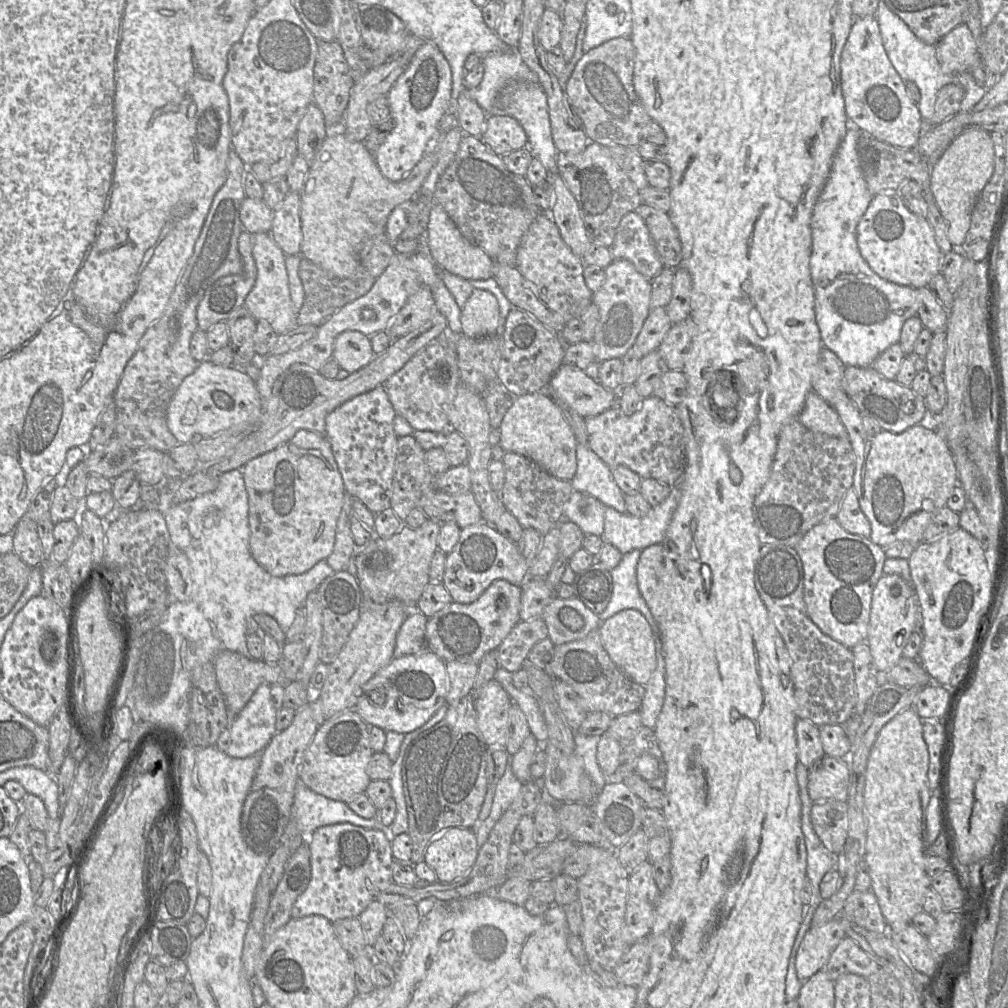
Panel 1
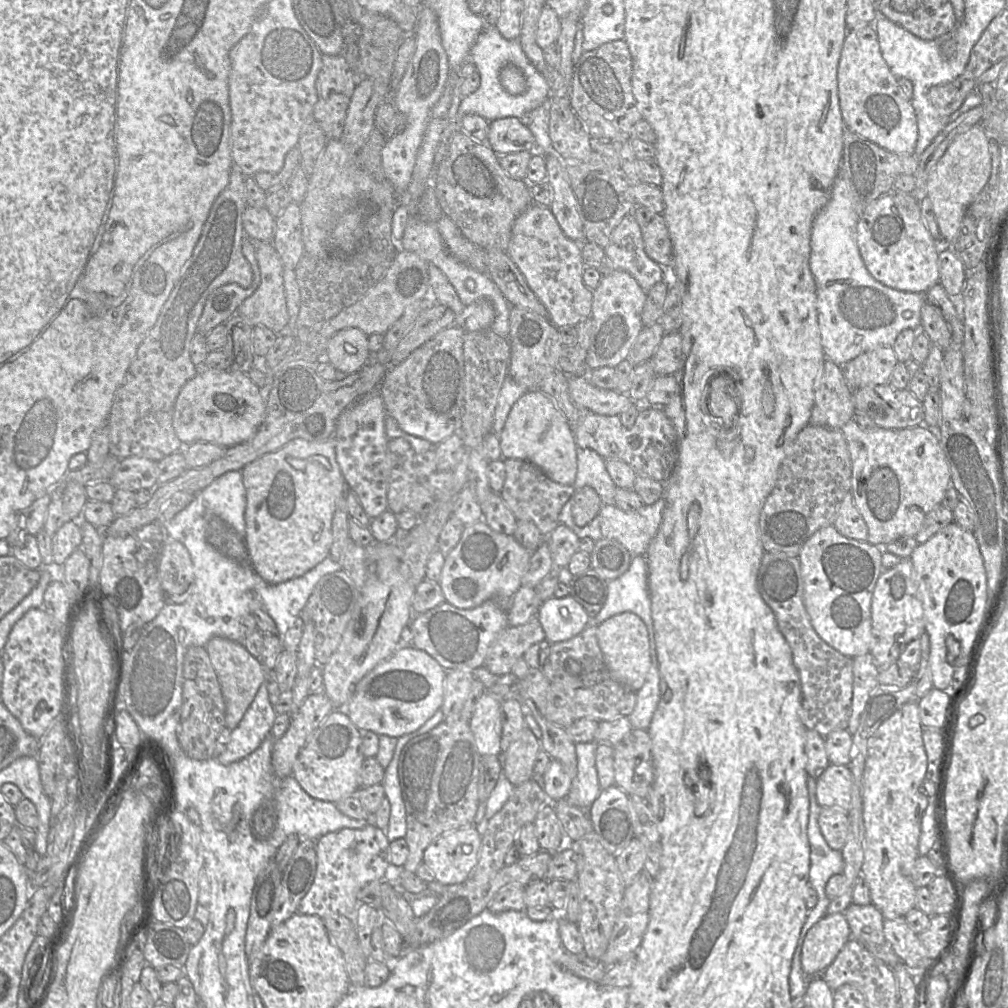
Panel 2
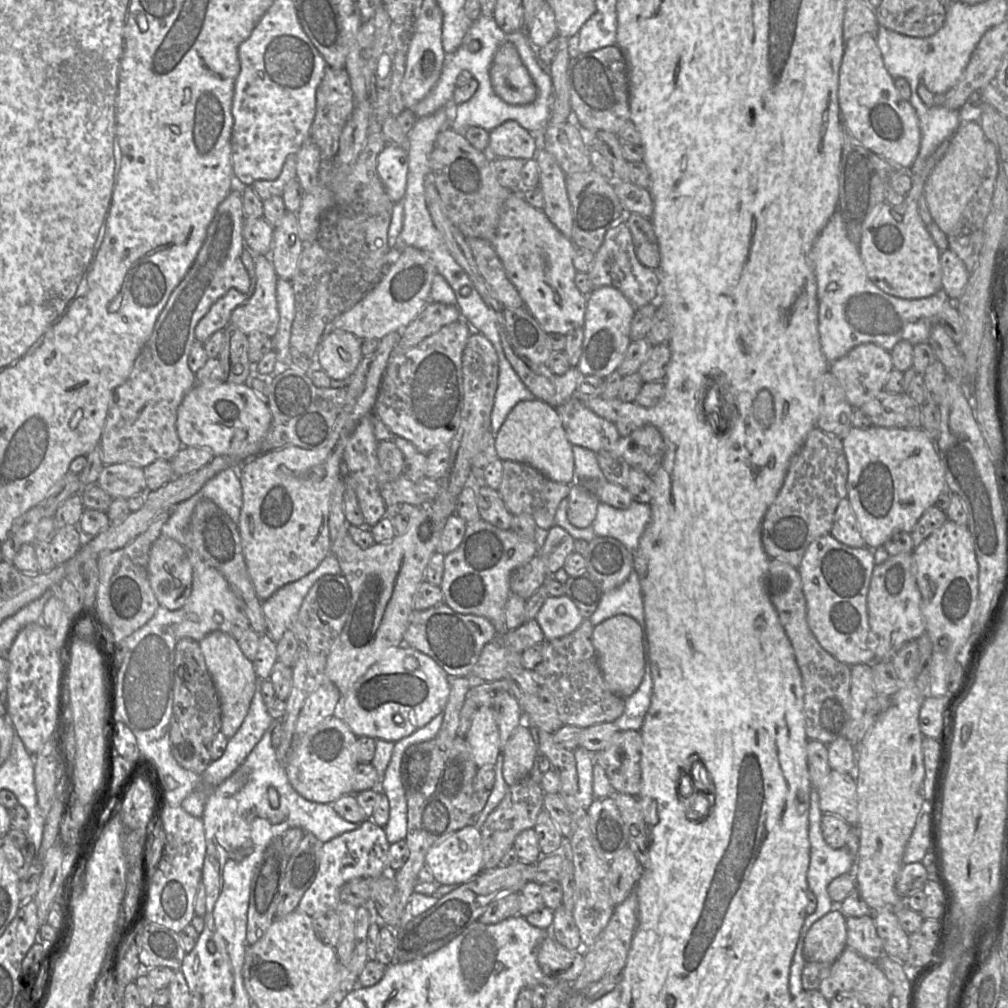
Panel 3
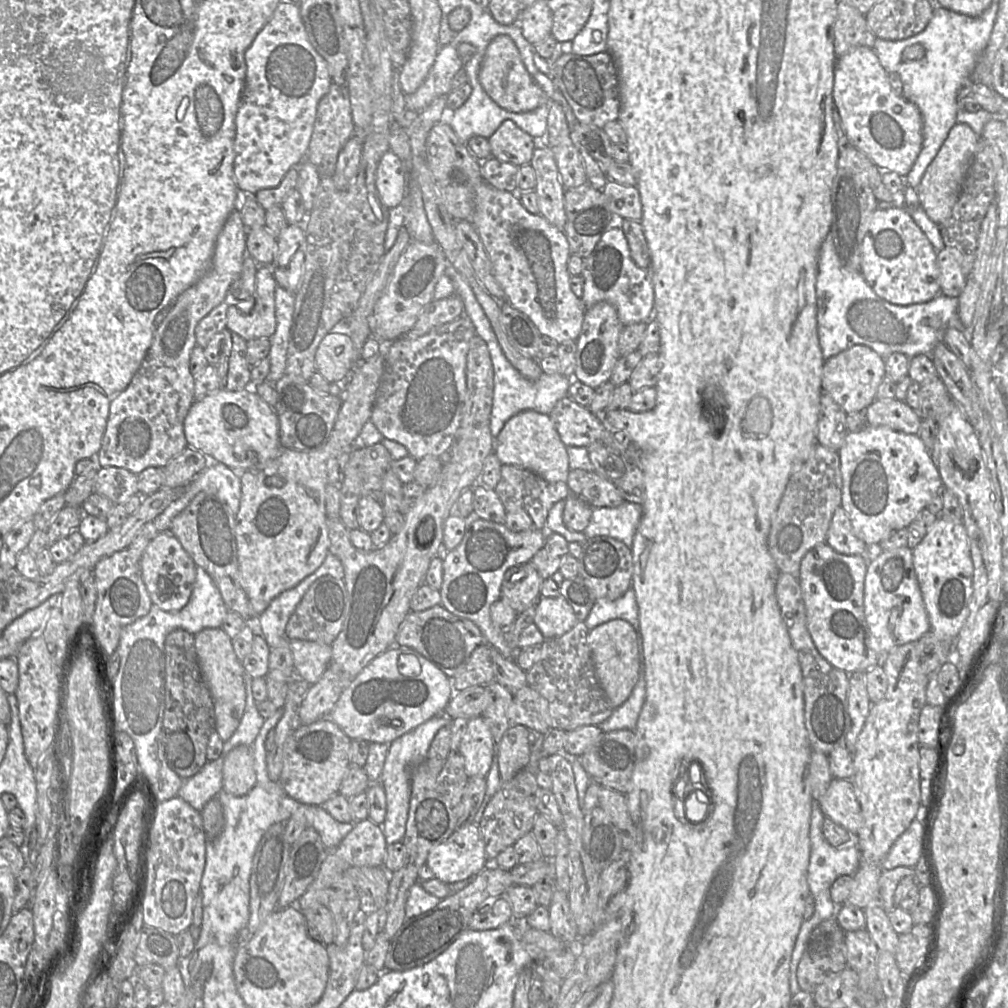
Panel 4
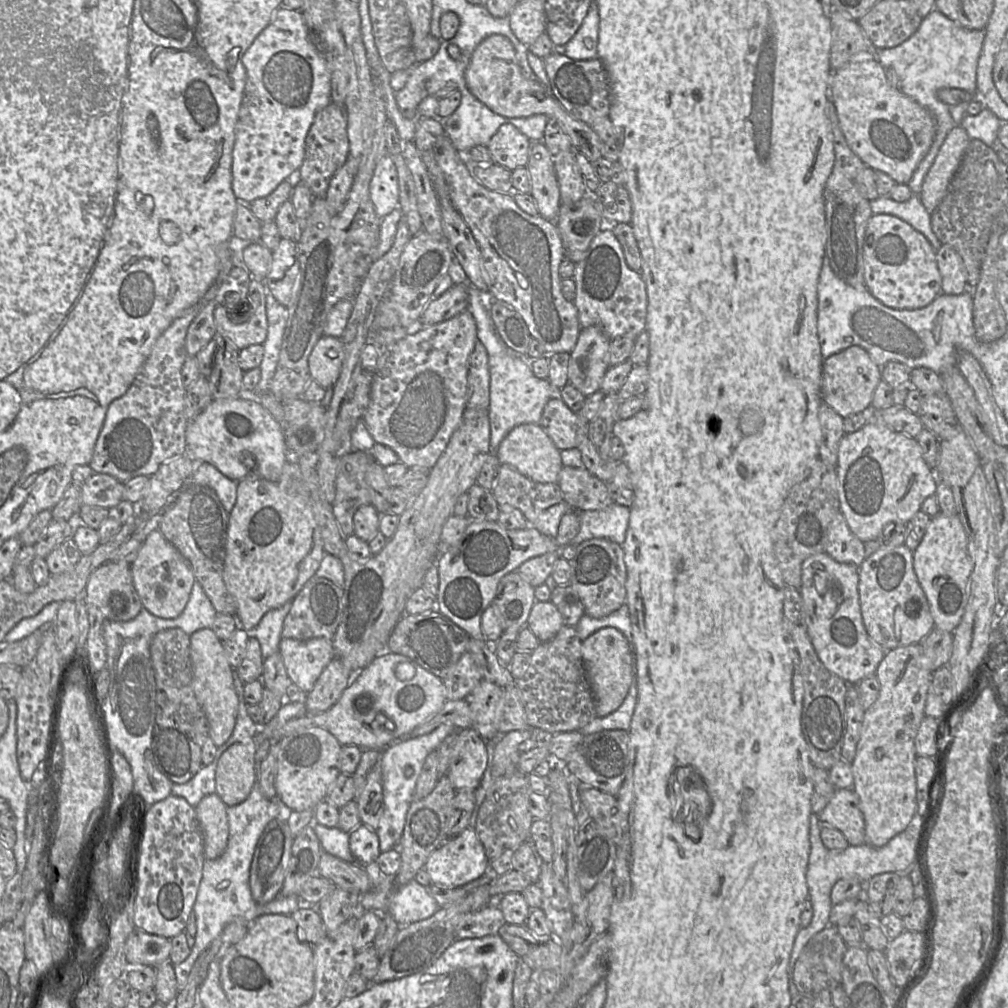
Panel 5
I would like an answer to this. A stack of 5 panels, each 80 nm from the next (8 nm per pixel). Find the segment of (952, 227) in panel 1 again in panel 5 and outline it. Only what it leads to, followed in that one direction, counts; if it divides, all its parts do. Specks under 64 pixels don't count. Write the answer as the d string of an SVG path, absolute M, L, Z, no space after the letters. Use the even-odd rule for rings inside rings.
M955 125L941 145L918 195L930 215L944 199L970 140L967 131L961 125Z

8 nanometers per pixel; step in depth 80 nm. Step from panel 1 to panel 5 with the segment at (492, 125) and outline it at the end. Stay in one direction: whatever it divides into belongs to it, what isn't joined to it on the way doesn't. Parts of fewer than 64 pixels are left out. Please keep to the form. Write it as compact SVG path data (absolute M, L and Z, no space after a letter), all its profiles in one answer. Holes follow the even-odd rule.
M510 123L502 124L487 148L492 161L510 171L527 166L531 141Z

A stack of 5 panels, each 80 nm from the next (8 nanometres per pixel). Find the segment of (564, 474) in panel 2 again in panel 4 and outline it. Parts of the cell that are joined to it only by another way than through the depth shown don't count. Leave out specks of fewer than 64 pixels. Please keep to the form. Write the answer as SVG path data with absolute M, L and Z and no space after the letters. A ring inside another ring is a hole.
M533 410L521 411L505 423L494 439L494 454L501 464L530 470L548 482L566 482L570 471L566 446L551 418Z

